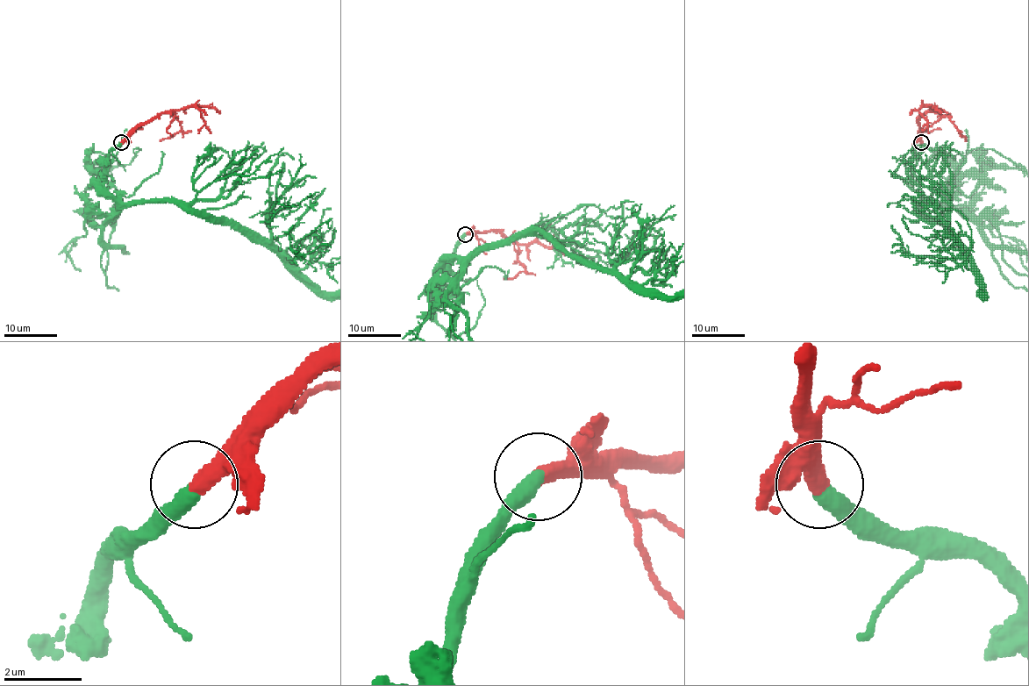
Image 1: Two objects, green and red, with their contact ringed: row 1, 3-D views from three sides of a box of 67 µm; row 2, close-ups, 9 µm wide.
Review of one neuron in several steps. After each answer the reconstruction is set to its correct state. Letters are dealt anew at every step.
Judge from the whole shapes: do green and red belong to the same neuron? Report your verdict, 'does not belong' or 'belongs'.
belongs

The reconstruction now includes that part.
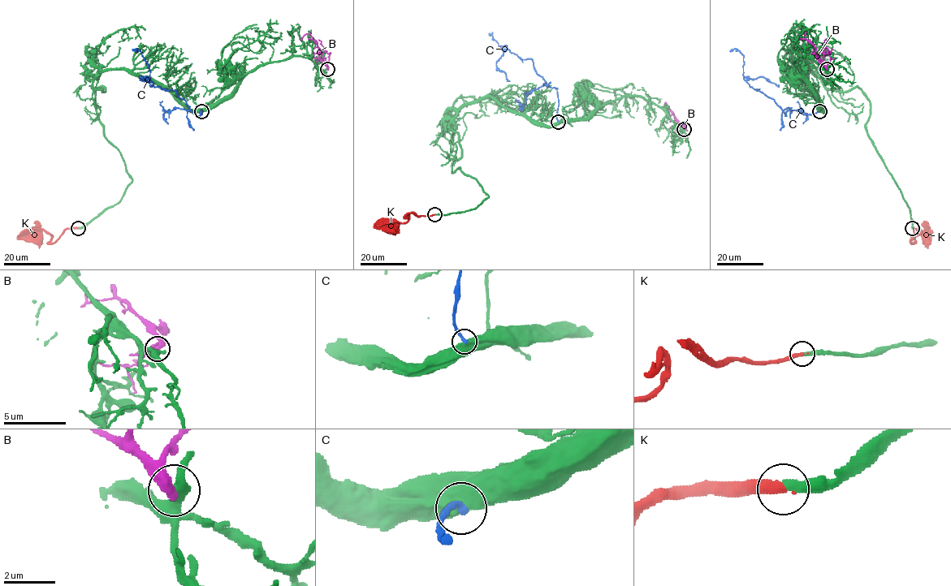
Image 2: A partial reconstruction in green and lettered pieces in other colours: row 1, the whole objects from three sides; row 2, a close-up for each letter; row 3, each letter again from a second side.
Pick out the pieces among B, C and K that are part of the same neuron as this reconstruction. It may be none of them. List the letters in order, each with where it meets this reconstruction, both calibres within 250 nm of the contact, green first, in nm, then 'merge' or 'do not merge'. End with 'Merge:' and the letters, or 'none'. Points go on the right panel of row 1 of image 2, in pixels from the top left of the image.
B: (827, 69) | 400/480 nm | do not merge
C: (819, 111) | 800/240 nm | do not merge
K: (912, 228) | 360/400 nm | merge
Merge: K

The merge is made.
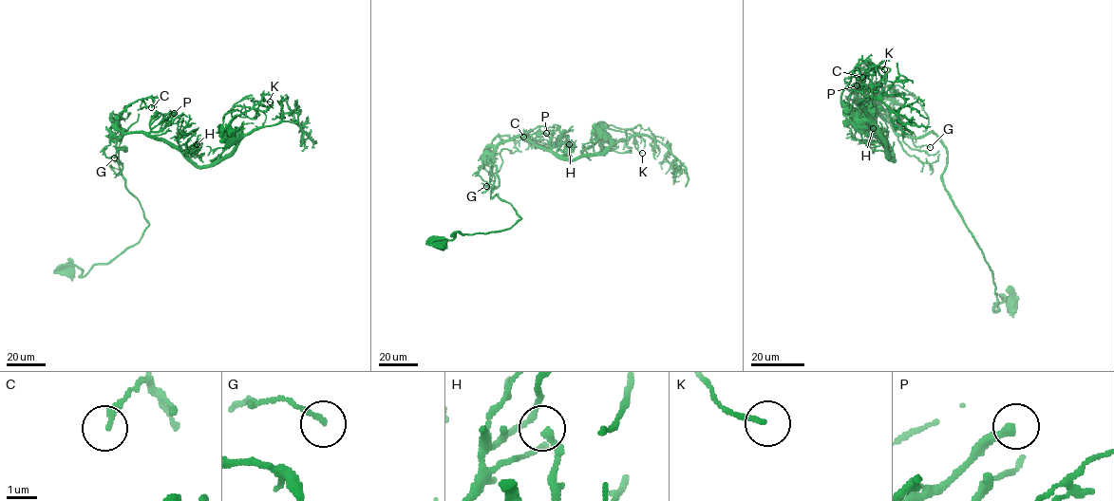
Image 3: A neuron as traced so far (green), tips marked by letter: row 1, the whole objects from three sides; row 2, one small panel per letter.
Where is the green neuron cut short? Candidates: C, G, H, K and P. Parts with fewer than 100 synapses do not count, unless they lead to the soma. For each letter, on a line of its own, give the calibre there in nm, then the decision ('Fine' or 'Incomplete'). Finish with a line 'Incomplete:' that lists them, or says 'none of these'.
C: Thickness 190 nm. Fine
G: Thickness 160 nm. Fine
H: Thickness 150 nm. Fine
K: Thickness 160 nm. Fine
P: Thickness 320 nm. Fine
Incomplete: none of these

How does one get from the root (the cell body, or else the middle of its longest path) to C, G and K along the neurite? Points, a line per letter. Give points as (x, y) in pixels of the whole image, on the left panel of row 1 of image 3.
C: (67, 269), (84, 276), (109, 263), (148, 225), (120, 169), (117, 117), (143, 98), (151, 107)
G: (67, 269), (84, 276), (109, 263), (148, 225), (120, 169), (126, 148), (110, 139), (103, 152), (114, 157)
K: (67, 269), (109, 263), (148, 225), (120, 169), (123, 135), (205, 166), (233, 118), (270, 102)

